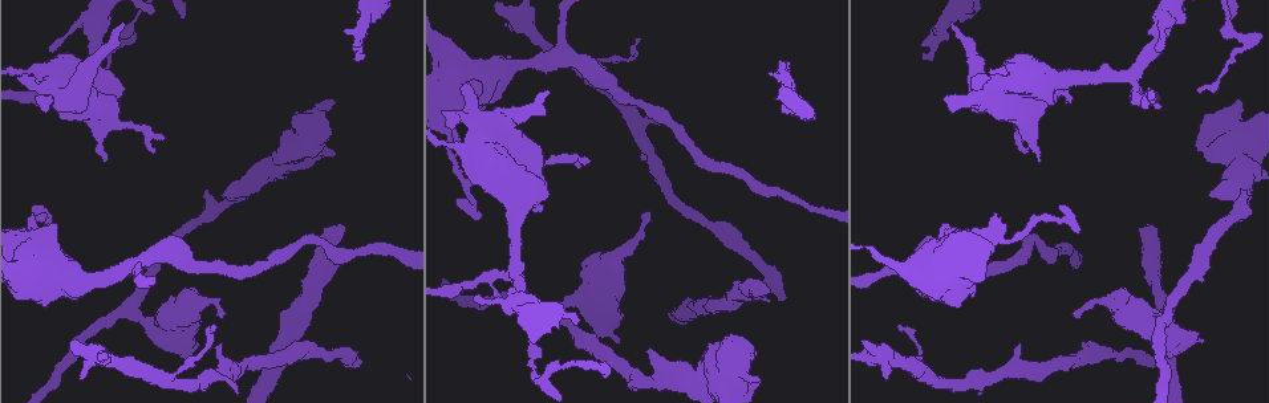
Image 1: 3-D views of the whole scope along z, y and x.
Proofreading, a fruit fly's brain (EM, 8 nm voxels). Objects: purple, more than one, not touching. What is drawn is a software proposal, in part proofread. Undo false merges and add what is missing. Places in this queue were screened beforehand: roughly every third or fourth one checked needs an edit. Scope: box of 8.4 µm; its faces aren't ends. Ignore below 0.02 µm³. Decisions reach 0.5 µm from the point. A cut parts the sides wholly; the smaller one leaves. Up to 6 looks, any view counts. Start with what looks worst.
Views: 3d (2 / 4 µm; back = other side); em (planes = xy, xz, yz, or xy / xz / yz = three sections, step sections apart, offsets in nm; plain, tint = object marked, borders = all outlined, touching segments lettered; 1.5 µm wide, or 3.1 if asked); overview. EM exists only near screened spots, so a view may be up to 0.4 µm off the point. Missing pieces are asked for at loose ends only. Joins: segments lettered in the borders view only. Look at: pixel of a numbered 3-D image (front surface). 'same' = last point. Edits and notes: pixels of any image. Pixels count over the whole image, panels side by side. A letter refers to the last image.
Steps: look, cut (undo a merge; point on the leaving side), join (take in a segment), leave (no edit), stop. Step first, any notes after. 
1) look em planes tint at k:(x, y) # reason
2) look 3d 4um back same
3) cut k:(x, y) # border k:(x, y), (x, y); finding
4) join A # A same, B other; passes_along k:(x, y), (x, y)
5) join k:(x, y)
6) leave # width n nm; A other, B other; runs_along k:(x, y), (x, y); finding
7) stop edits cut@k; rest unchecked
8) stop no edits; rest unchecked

look em xy step 4 tint at 1:(353, 359) # branch stops here

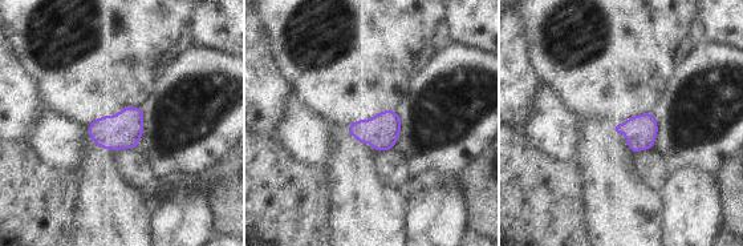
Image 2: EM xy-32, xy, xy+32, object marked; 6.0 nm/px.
look em planes borders same # cut it another way

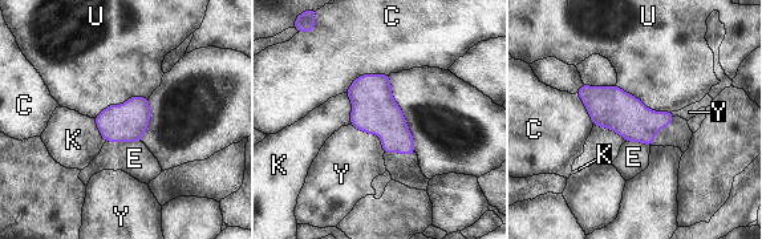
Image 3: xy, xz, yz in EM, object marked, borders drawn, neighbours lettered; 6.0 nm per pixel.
leave # width 220 nm; C other, E other, K other, U other, Y other; none of them fits

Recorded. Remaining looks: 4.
look em xz step 4 borders at 1:(466, 83) # free end

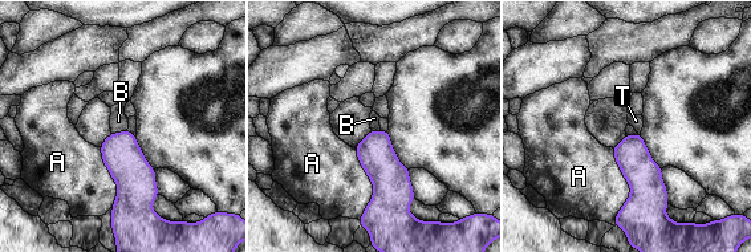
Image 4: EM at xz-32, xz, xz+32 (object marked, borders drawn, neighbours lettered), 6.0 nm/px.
look em planes borders same

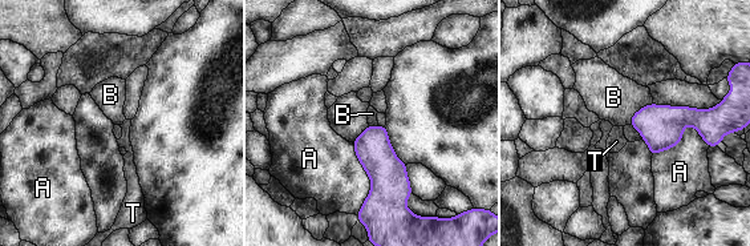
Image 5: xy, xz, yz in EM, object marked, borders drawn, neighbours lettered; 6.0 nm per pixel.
leave # A other, B other, T other; border 5:(652, 103), (641, 107), (628, 124); none of them fits

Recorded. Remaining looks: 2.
look em planes borders at 1:(1038, 160) # thick end

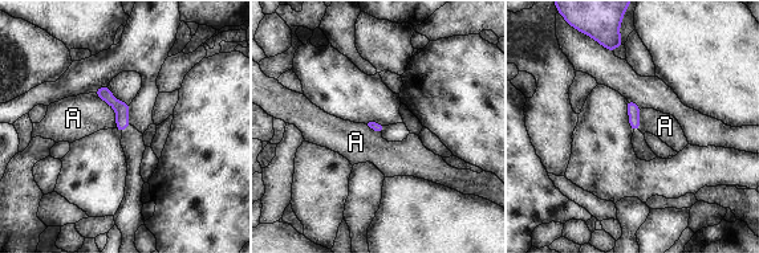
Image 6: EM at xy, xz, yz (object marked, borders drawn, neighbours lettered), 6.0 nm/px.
leave # A other; border 6:(93, 93), (113, 109), (116, 127); none of them fits

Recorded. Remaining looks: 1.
stop no edits; rest unchecked

